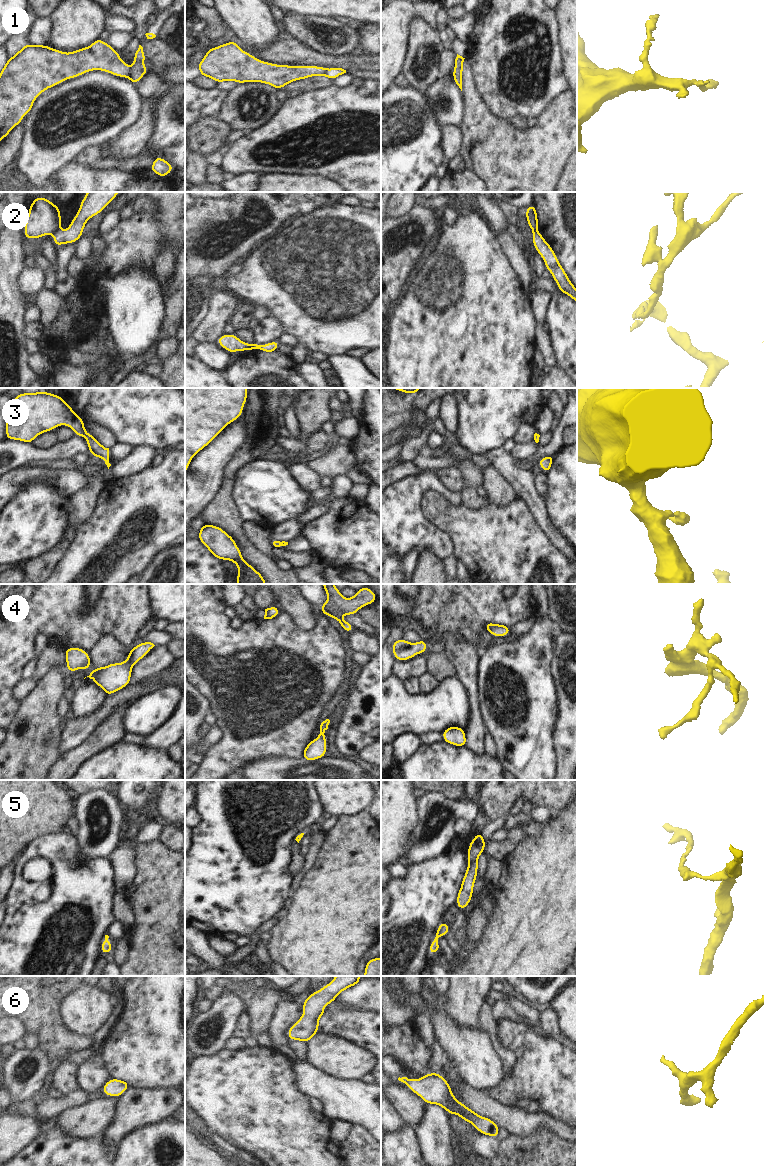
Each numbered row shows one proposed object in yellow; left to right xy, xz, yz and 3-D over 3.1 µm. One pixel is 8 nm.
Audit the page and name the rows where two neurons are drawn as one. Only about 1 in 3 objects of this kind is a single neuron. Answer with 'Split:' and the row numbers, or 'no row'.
Split: 1, 2.

